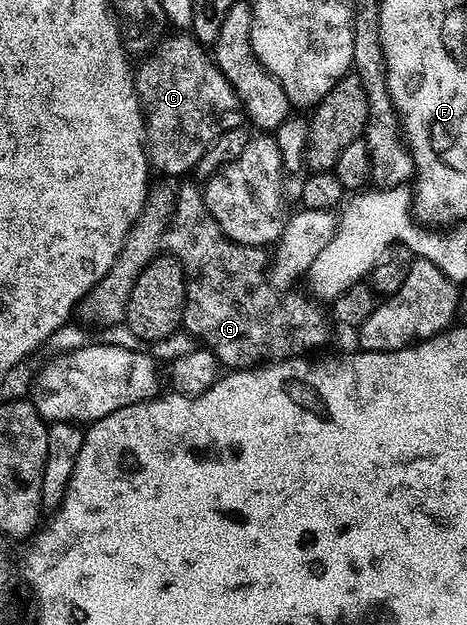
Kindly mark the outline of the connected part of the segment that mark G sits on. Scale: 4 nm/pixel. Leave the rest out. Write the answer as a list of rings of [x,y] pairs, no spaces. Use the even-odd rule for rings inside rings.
[[[199,184],[184,185],[177,188],[175,194],[163,248],[182,267],[188,287],[183,332],[212,352],[228,371],[251,369],[261,363],[304,355],[307,349],[327,343],[329,314],[325,310],[323,313],[315,300],[295,297],[292,291],[283,295],[278,292],[270,280],[267,248],[231,241],[222,227],[218,227],[214,215],[210,215]]]

